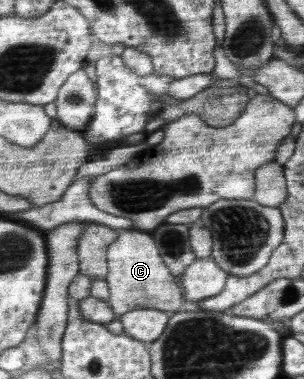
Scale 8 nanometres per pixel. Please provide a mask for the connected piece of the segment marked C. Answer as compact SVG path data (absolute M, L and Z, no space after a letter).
M126 229L107 248L107 276L109 286L107 303L112 307L116 318L138 308L154 308L160 311L177 311L182 304L182 289L176 278L166 267L157 244L146 230Z

